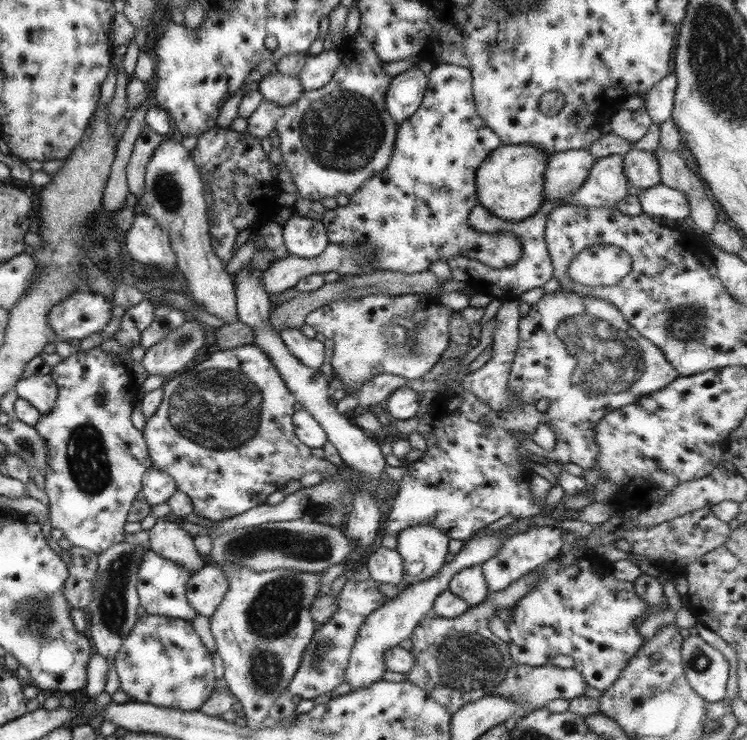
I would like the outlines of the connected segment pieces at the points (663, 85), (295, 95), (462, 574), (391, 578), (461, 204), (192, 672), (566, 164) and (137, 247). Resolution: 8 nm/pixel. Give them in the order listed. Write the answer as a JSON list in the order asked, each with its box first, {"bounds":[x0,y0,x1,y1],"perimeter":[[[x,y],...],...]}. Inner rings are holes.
[{"bounds":[643,73,675,124],"perimeter":[[[669,73],[646,92],[643,108],[653,124],[670,120],[675,88],[675,76]]]},{"bounds":[258,72,303,107],"perimeter":[[[276,72],[260,80],[258,91],[264,101],[279,107],[287,107],[299,99],[303,90],[297,77],[283,76]]]},{"bounds":[447,564,489,607],"perimeter":[[[477,564],[458,570],[452,576],[447,589],[470,607],[485,601],[489,594],[487,584],[483,580],[482,569]]]},{"bounds":[364,546,404,590],"perimeter":[[[382,546],[375,550],[371,550],[366,556],[364,566],[367,567],[369,576],[374,582],[381,584],[391,584],[391,586],[397,587],[398,590],[403,590],[399,589],[399,585],[401,585],[401,578],[404,576],[404,570],[402,568],[402,559],[401,556],[395,550],[388,550],[387,548],[383,548]]]},{"bounds":[321,64,522,274],"perimeter":[[[439,64],[433,66],[429,76],[427,76],[427,87],[424,88],[423,100],[419,104],[417,111],[407,120],[398,125],[396,135],[393,143],[393,150],[389,157],[388,165],[383,172],[379,172],[377,176],[367,178],[359,188],[348,198],[347,204],[342,207],[335,207],[333,209],[324,209],[321,214],[321,222],[324,226],[327,240],[331,244],[338,244],[338,246],[352,246],[358,242],[358,244],[364,244],[370,248],[370,266],[373,270],[389,270],[391,272],[399,272],[401,274],[415,274],[423,270],[428,270],[431,266],[431,262],[437,262],[438,260],[449,260],[456,256],[465,256],[471,260],[476,260],[489,268],[505,268],[508,265],[515,264],[516,260],[519,260],[522,244],[521,241],[513,233],[506,233],[505,231],[499,231],[498,233],[484,233],[472,229],[469,226],[468,216],[469,211],[478,203],[475,188],[475,172],[479,165],[488,157],[490,152],[496,150],[500,145],[499,137],[489,128],[481,118],[477,115],[475,110],[474,100],[472,98],[472,79],[470,71],[467,68],[459,67],[453,64]]]},{"bounds":[114,613,215,711],"perimeter":[[[145,613],[133,623],[127,636],[121,641],[114,655],[115,673],[119,680],[118,690],[127,694],[129,701],[152,704],[180,711],[199,711],[201,705],[210,697],[215,688],[211,652],[199,641],[191,622],[167,616]]]},{"bounds":[543,149,596,200],"perimeter":[[[587,149],[554,152],[543,173],[544,197],[562,200],[581,188],[596,159]]]},{"bounds":[123,213,177,274],"perimeter":[[[135,213],[123,238],[125,250],[133,260],[163,270],[166,274],[177,274],[170,240],[150,216]]]}]

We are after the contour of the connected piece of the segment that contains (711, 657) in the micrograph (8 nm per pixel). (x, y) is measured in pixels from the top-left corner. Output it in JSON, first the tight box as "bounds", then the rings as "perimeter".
{"bounds":[680,635,729,701],"perimeter":[[[688,635],[680,646],[683,672],[689,686],[705,701],[724,698],[729,664],[727,660],[699,635]]]}

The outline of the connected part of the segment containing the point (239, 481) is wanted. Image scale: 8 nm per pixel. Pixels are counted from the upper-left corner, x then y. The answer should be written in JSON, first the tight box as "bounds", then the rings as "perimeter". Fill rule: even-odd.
{"bounds":[142,342,337,523],"perimeter":[[[252,342],[211,353],[207,359],[200,363],[194,362],[186,366],[184,370],[178,371],[177,374],[171,374],[164,382],[161,402],[156,408],[155,414],[149,416],[145,421],[142,432],[152,468],[166,472],[173,479],[176,490],[186,494],[187,498],[191,501],[193,514],[197,517],[213,521],[214,523],[238,516],[247,509],[264,504],[265,498],[271,492],[275,492],[275,490],[280,491],[286,482],[289,482],[289,480],[300,480],[308,472],[319,472],[325,476],[337,474],[337,467],[335,465],[332,465],[324,458],[315,458],[309,451],[310,448],[305,446],[300,440],[297,440],[292,425],[294,403],[294,396],[285,388],[271,359],[264,352],[261,352]]]}

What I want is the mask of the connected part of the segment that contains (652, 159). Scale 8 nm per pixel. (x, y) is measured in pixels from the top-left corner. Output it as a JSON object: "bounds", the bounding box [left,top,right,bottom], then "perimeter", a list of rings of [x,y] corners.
{"bounds":[622,149,660,191],"perimeter":[[[631,149],[622,155],[623,175],[640,191],[660,183],[659,161],[651,151]]]}

